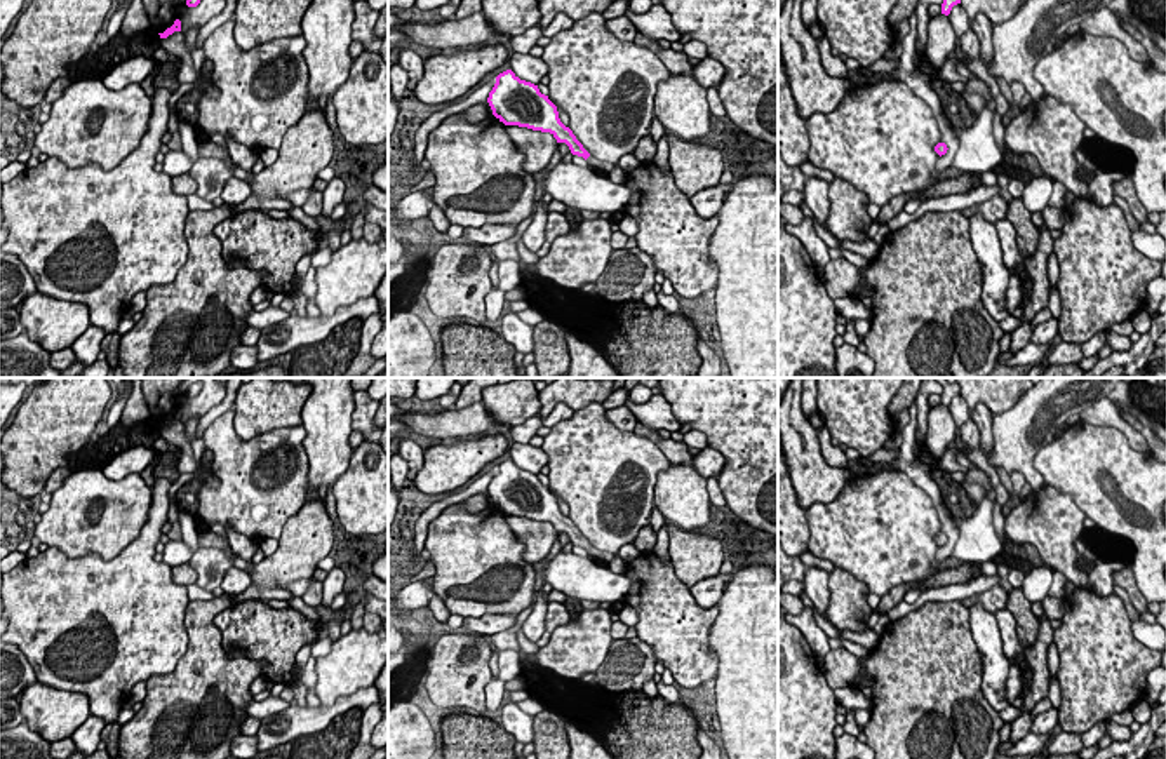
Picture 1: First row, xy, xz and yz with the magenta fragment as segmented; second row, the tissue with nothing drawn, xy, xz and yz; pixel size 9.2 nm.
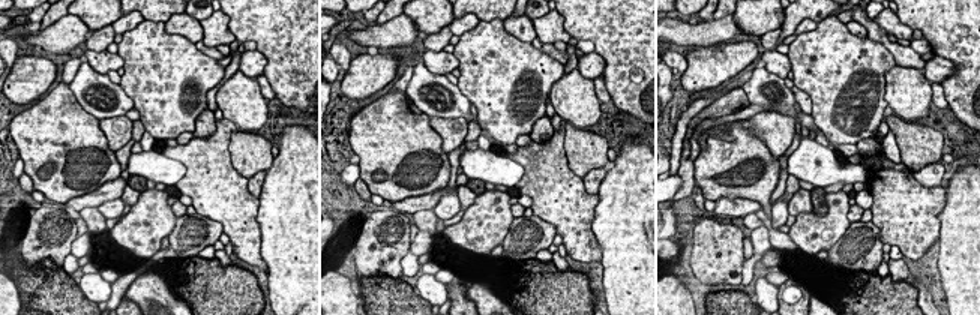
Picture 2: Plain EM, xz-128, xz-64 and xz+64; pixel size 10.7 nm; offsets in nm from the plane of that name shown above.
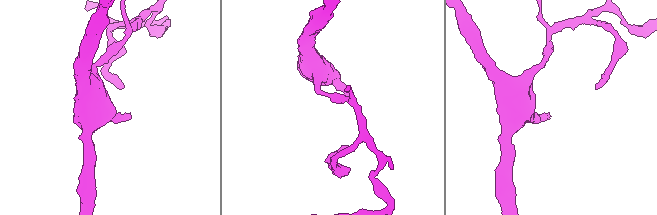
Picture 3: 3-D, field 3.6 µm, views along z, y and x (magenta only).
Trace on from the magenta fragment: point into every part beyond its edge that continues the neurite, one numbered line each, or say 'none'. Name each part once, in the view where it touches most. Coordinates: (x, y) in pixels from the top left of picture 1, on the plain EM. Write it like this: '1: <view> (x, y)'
1: xz (592, 552)

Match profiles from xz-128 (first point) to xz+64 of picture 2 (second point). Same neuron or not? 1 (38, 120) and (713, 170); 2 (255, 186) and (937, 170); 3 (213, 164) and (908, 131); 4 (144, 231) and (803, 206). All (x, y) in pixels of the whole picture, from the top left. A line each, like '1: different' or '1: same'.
1: same
2: same
3: different
4: different

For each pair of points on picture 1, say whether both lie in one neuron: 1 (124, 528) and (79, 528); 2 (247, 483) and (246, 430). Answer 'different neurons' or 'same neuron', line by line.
1: same neuron
2: different neurons

